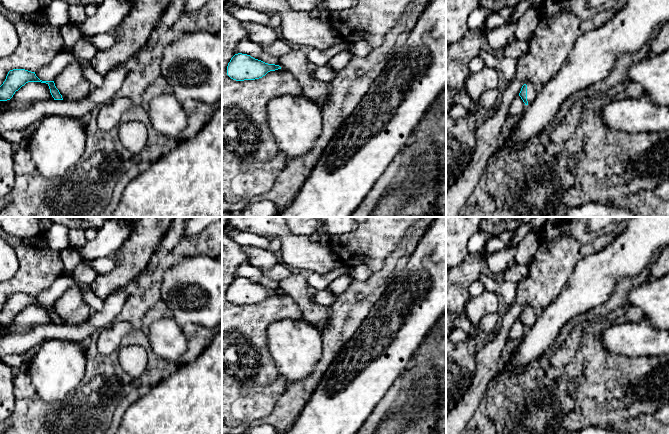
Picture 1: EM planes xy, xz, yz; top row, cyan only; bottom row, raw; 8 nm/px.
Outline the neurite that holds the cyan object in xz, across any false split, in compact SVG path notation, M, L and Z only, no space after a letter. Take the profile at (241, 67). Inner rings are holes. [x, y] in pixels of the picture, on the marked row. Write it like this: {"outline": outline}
{"outline": "M235 54L227 66L227 75L236 81L262 78L270 71L281 69L279 65L268 64L247 54Z"}

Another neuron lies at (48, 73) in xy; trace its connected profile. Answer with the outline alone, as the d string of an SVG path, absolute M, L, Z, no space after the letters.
M63 50L54 57L49 65L37 70L35 74L42 81L54 81L59 73L73 60L73 54Z

